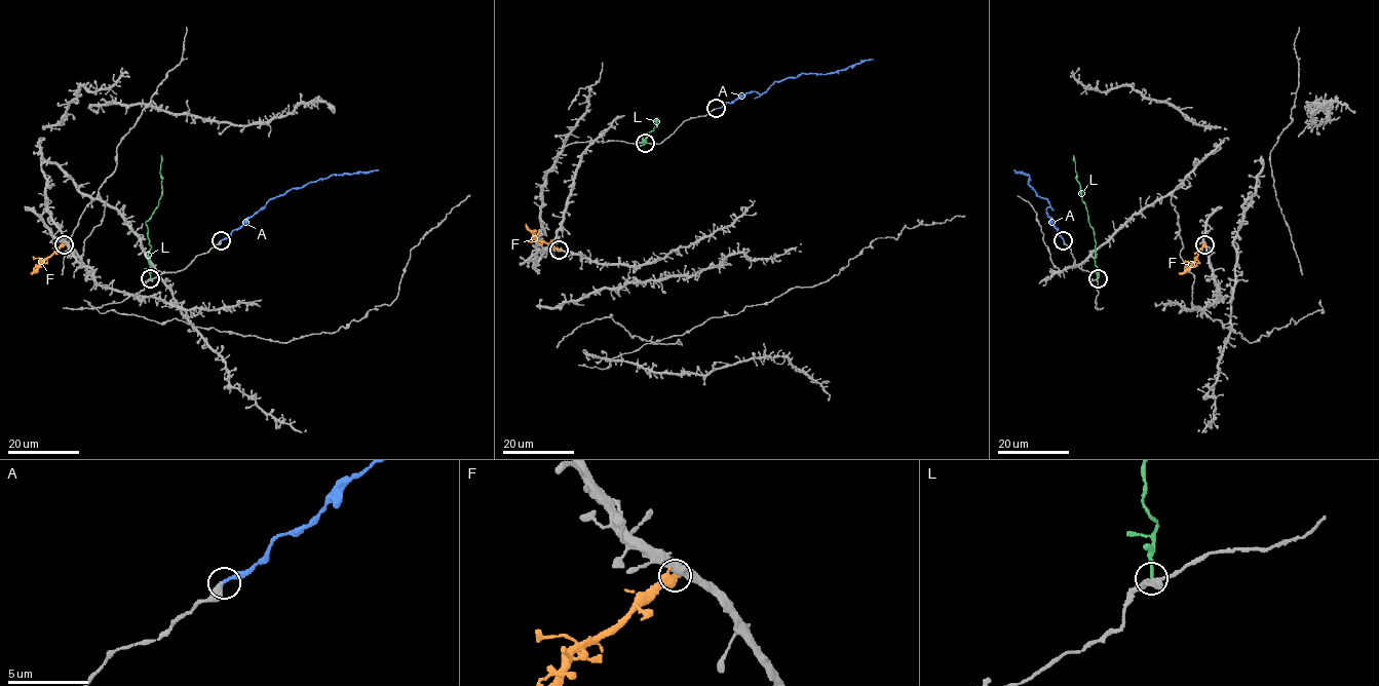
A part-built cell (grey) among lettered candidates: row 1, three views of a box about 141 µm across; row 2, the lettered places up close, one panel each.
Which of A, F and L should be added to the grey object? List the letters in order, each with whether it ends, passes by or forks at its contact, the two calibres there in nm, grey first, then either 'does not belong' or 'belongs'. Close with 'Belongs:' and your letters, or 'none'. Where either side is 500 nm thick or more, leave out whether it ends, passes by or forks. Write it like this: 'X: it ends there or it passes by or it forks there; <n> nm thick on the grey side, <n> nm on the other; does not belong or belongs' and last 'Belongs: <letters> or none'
A: it ends there; 360 nm thick on the grey side, 160 nm on the other; belongs
F: 480 nm thick on the grey side, 600 nm on the other; does not belong
L: it ends there; 240 nm thick on the grey side, 190 nm on the other; does not belong
Belongs: A

